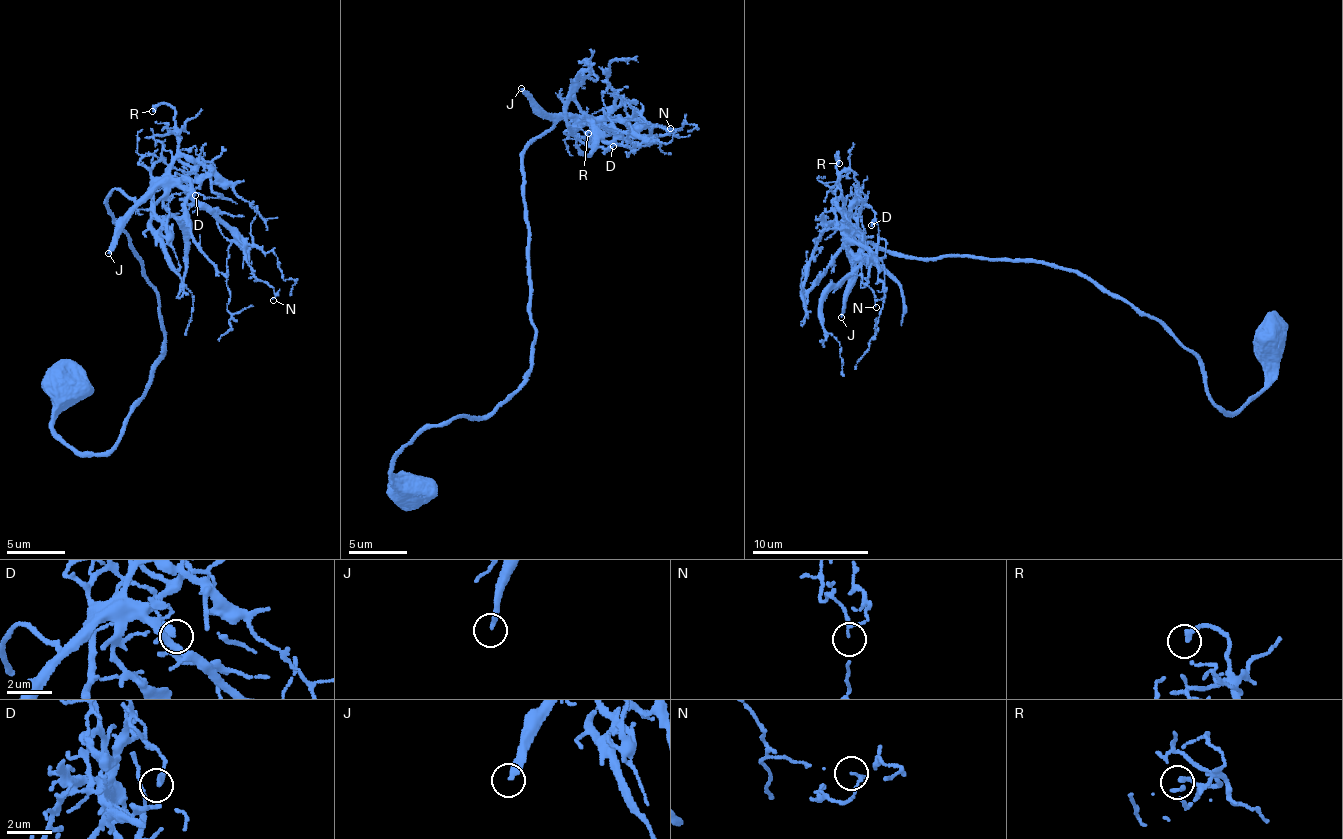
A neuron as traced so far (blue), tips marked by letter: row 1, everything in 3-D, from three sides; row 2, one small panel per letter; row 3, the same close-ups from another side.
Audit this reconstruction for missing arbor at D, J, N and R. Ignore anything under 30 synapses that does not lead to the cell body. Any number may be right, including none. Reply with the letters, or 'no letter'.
J

